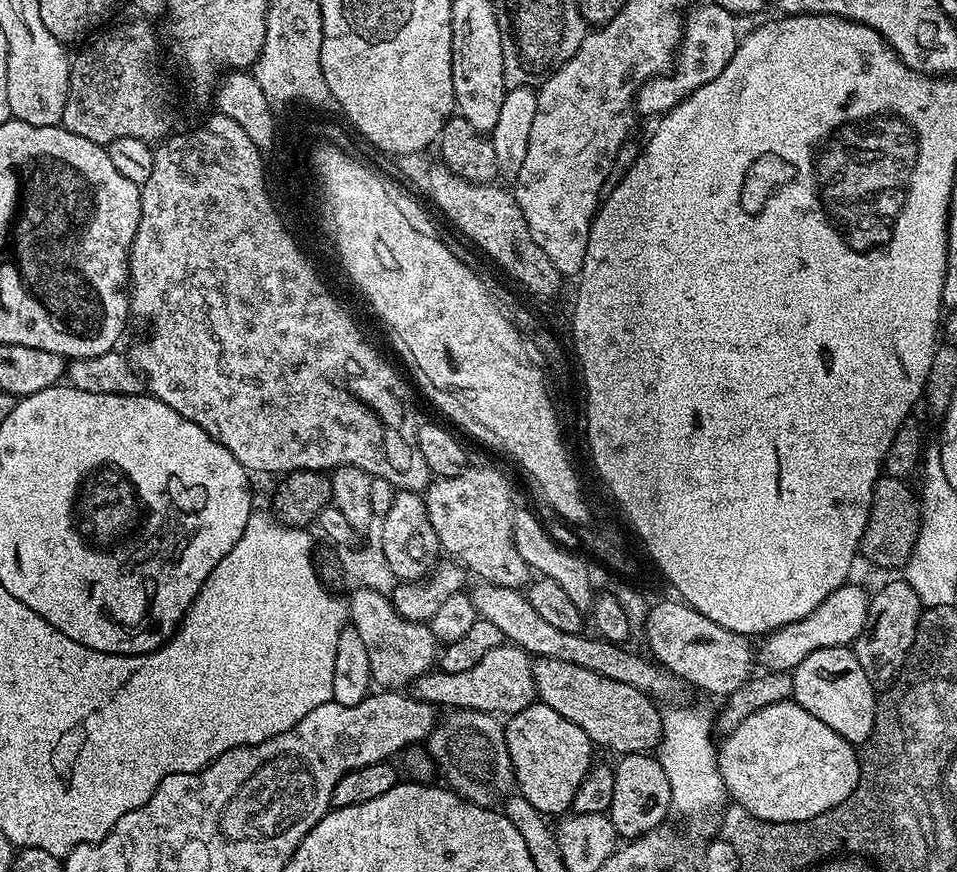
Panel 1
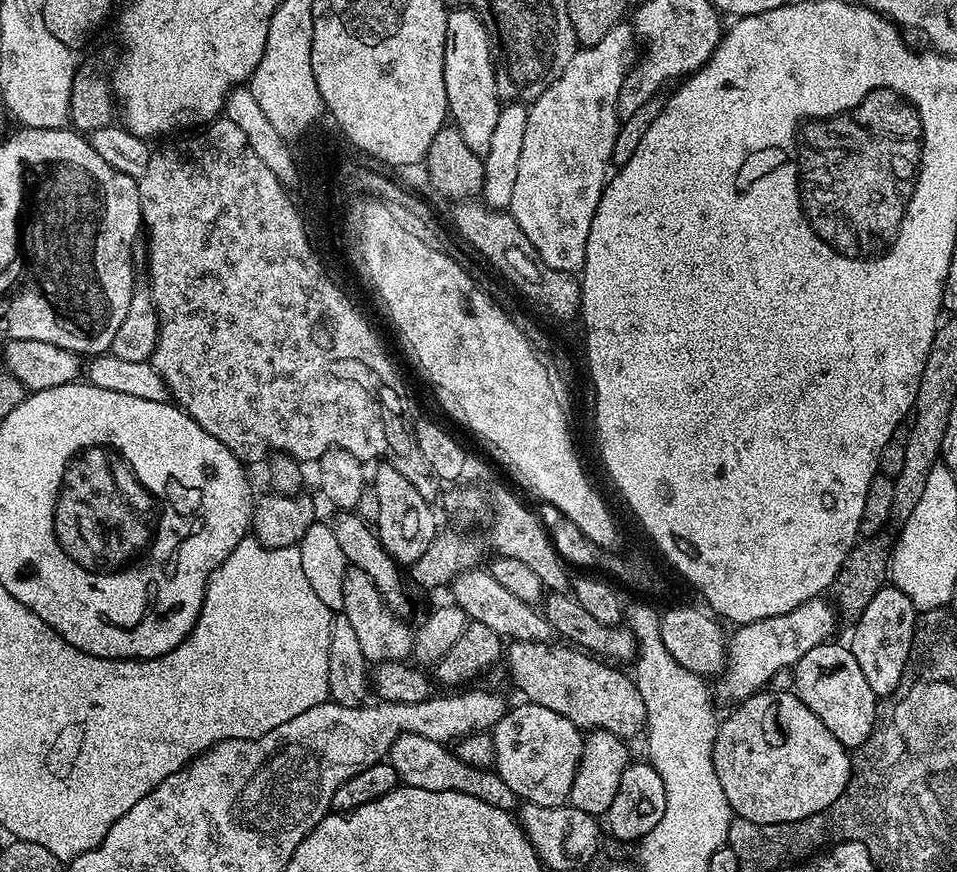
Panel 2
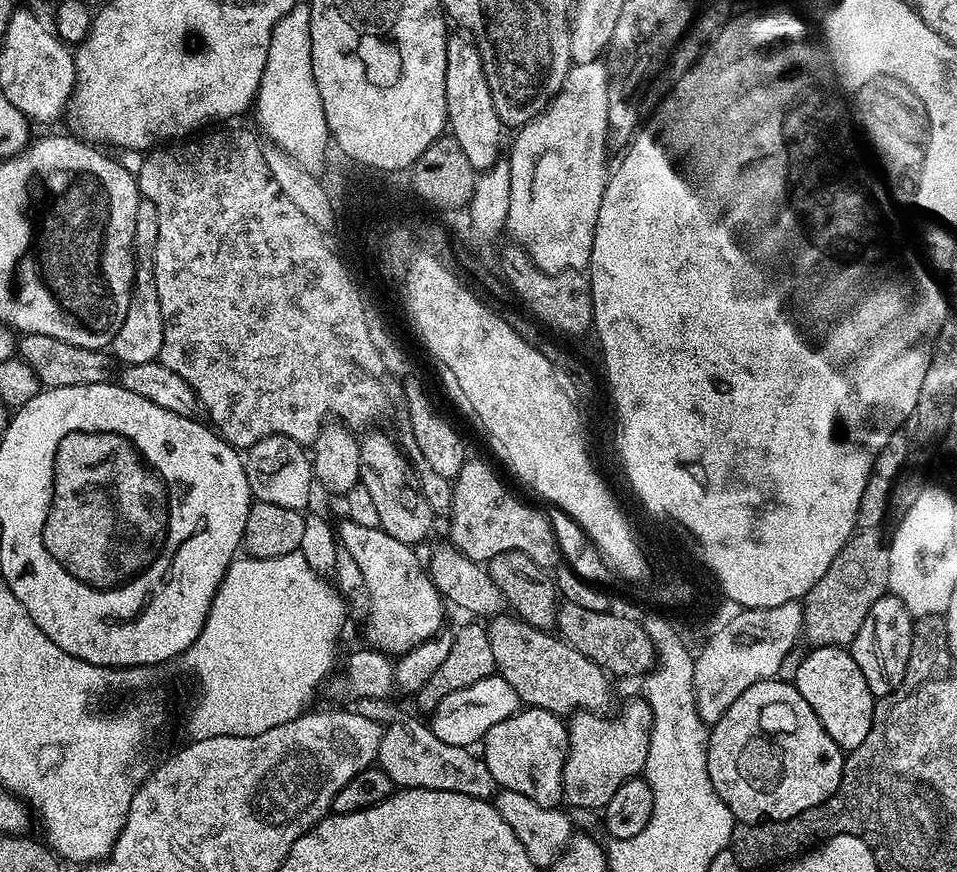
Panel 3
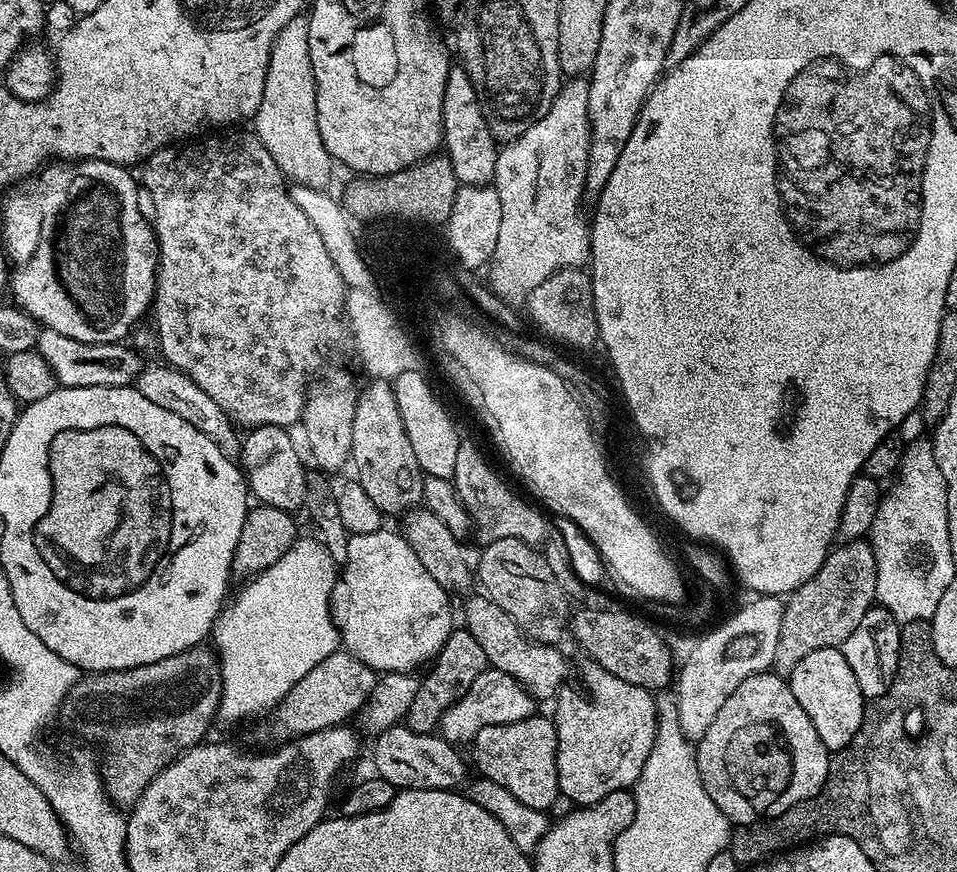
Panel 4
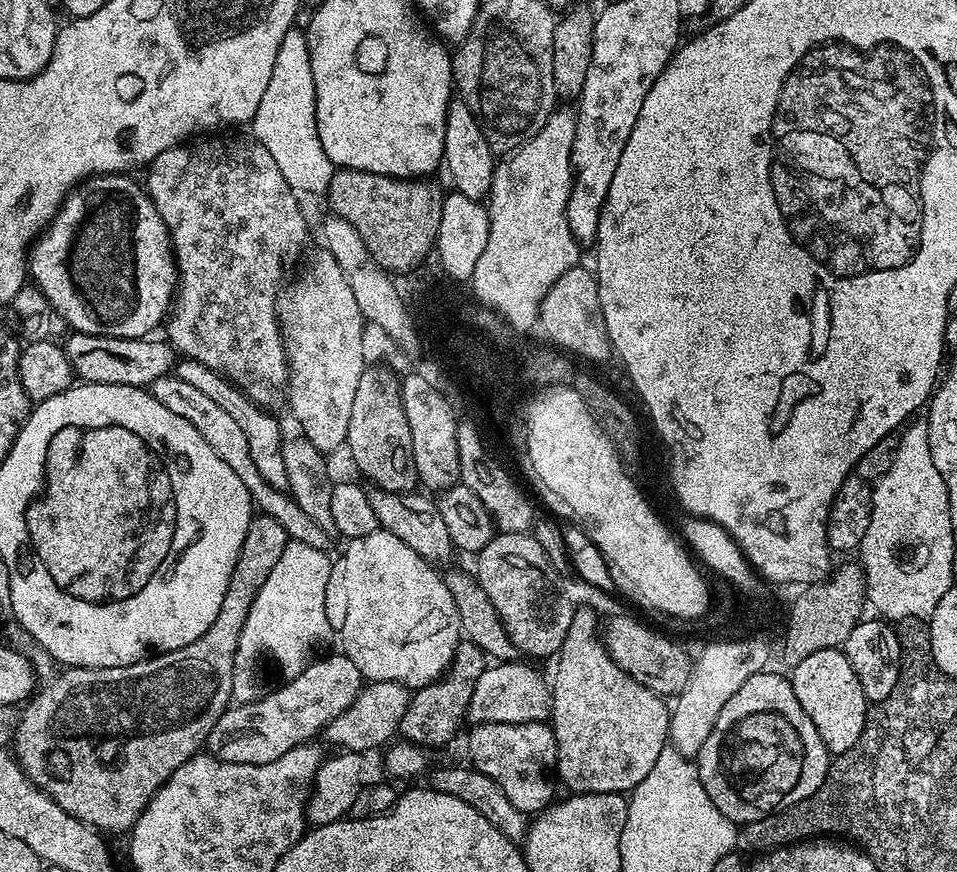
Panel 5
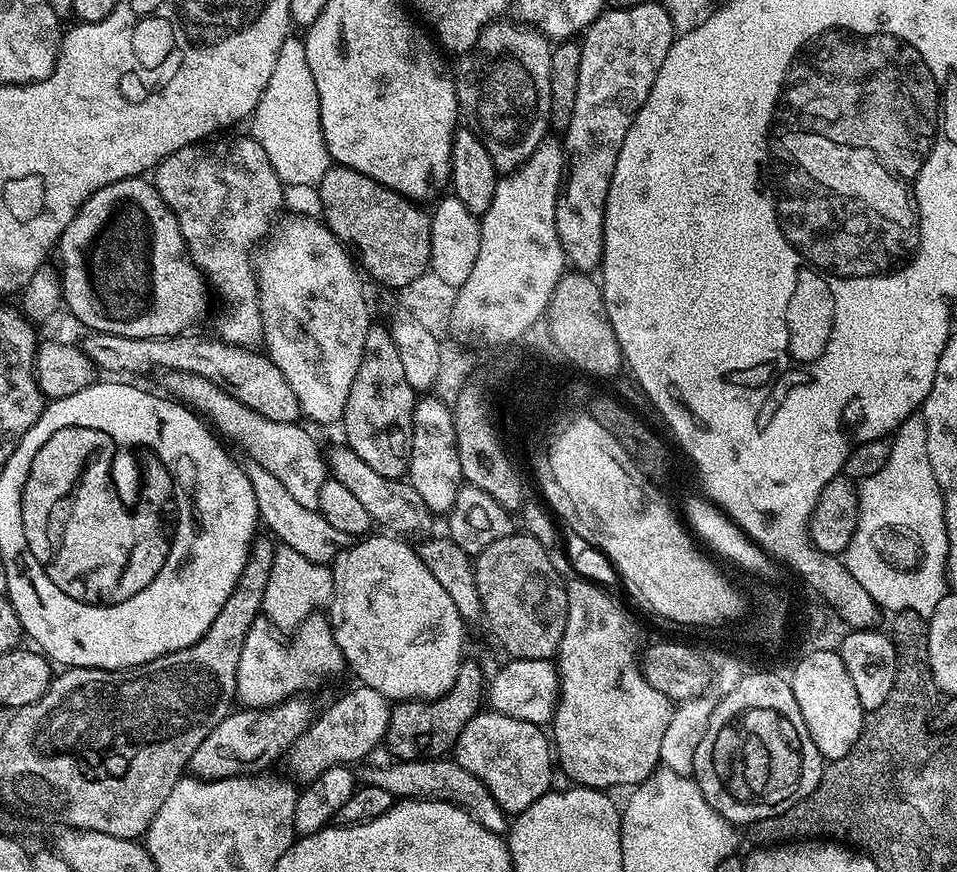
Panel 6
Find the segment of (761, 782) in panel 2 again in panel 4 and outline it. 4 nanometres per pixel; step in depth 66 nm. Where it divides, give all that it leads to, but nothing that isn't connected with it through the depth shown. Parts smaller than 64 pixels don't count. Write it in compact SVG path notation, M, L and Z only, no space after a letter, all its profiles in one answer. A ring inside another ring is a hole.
M772 670L759 672L746 678L746 682L742 682L738 686L738 690L734 690L734 694L730 694L730 698L726 698L722 710L718 710L714 722L710 722L710 730L706 730L706 734L695 745L695 750L698 774L702 778L702 786L706 786L706 794L710 794L710 802L714 802L714 806L718 806L718 810L722 810L724 817L733 825L753 824L755 820L782 814L790 806L818 795L828 780L830 749L822 742L822 738L818 738L818 730L814 730L814 722L810 722L810 718L806 718L806 710L802 710L802 706L798 706L798 698L794 698L791 683L787 679L777 676Z

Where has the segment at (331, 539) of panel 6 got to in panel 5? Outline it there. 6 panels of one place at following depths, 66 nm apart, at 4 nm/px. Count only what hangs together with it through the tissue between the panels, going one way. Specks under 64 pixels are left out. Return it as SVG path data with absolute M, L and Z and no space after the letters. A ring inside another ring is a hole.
M174 374L158 378L150 385L150 391L154 398L158 398L158 402L162 402L162 406L166 406L166 410L178 414L178 418L186 418L186 422L190 422L190 426L194 426L194 430L198 430L198 434L202 434L206 442L210 442L214 454L218 454L218 458L222 458L222 462L226 462L226 466L230 466L230 470L234 470L234 474L242 478L242 486L246 486L246 490L252 496L253 505L263 515L274 518L274 522L279 522L282 530L286 530L289 540L306 542L306 546L315 548L327 549L329 547L330 536L315 524L313 518L308 518L299 509L298 502L292 499L287 491L275 488L262 478L262 474L258 472L258 467L254 464L254 459L250 456L250 445L246 440L246 435L234 422L233 417L226 414L225 410L222 410L213 399L209 399L197 387L190 386L190 383L184 382Z

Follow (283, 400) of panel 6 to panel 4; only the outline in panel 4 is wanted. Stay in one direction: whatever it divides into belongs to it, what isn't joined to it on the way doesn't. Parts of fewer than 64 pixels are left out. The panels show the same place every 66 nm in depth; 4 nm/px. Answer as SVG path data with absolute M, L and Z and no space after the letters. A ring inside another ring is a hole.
M41 327L35 351L42 354L61 388L122 388L135 385L142 371L139 354L126 345L124 342L78 342L78 338L66 338L58 330Z

